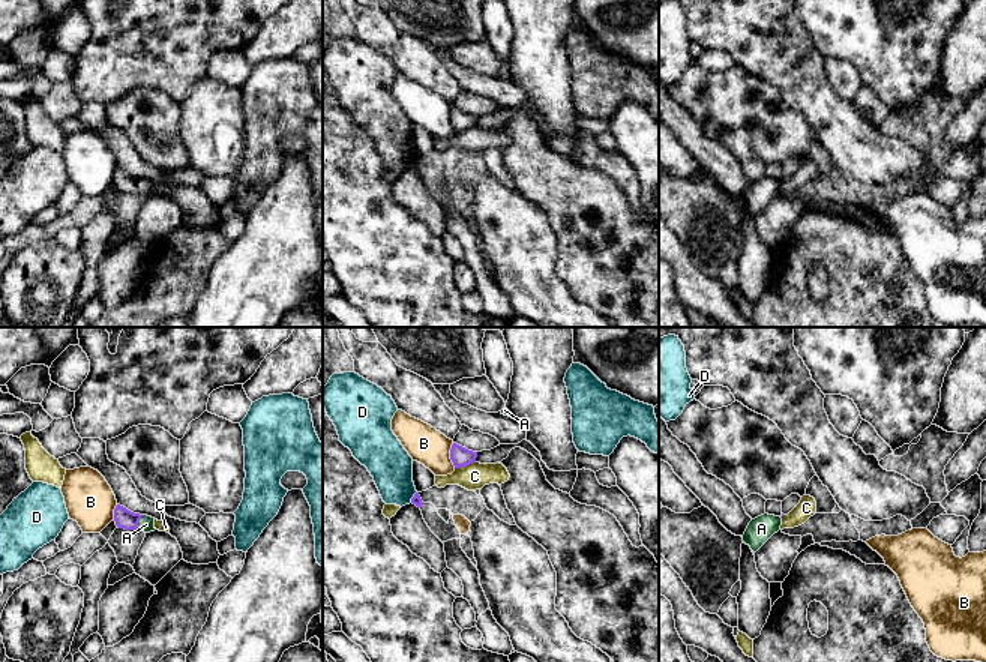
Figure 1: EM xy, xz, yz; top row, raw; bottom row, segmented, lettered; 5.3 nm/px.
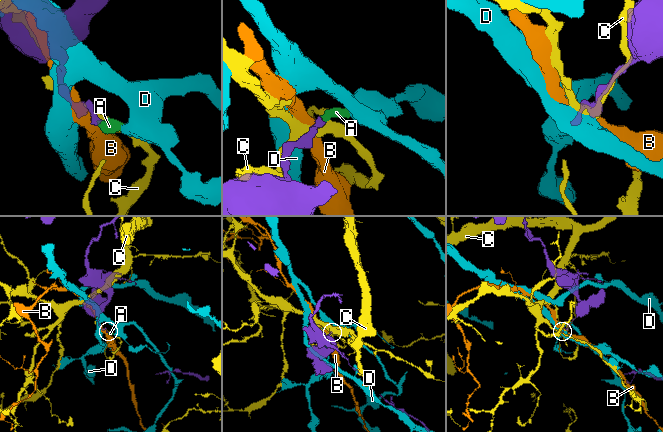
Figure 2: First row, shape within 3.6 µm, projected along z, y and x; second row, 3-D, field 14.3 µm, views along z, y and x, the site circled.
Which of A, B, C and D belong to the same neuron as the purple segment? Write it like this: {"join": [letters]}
{"join": ["A"]}

